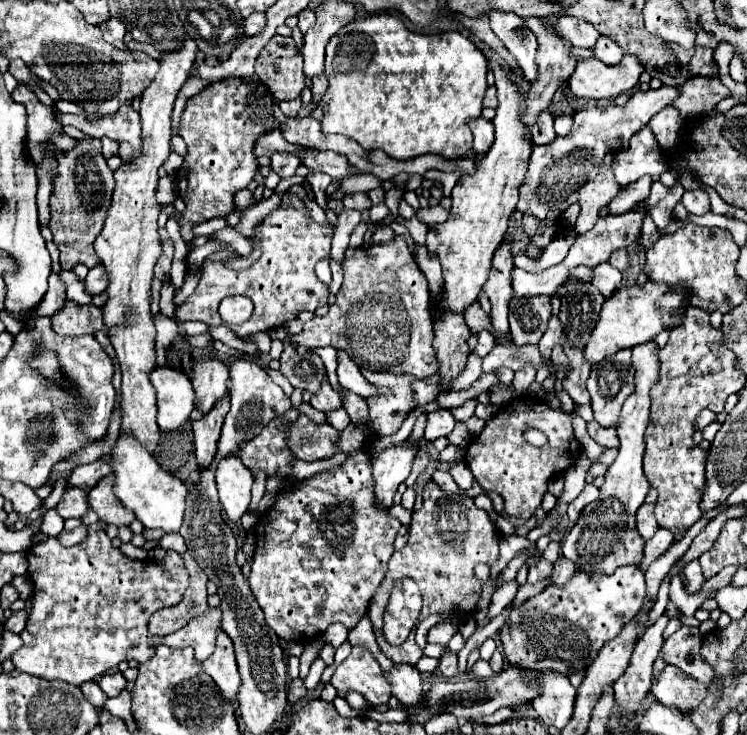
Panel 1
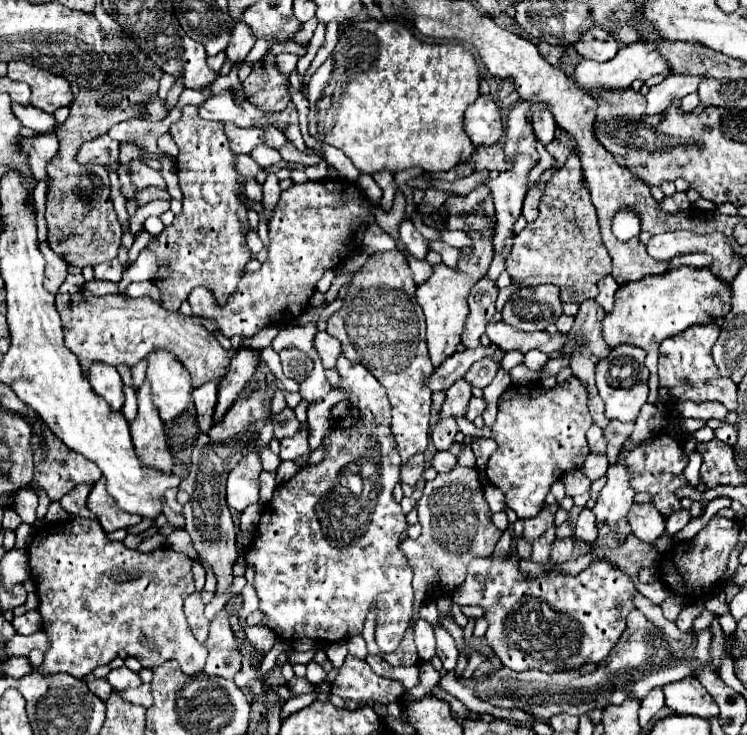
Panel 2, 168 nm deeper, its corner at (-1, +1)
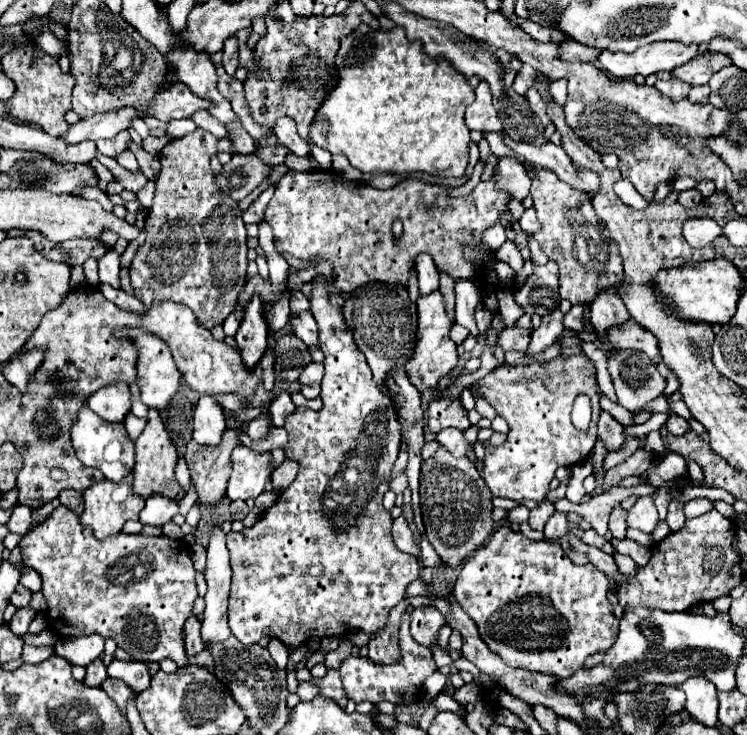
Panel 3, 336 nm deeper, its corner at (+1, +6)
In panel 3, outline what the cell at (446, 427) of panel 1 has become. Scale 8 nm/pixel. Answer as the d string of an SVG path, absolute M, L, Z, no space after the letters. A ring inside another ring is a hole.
M442 429L440 433L436 433L436 441L446 447L454 457L466 457L466 439L460 429Z

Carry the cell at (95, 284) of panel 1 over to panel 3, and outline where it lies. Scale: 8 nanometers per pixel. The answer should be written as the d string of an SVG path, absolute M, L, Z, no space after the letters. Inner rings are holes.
M114 249L110 253L106 253L102 259L98 259L98 273L100 273L102 283L120 287L118 271L120 271L120 255Z

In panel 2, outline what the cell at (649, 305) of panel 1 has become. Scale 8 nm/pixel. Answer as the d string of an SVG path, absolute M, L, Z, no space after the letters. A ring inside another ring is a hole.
M674 266L664 274L646 276L636 282L626 282L616 294L616 308L604 318L604 340L610 348L632 344L647 352L644 361L650 374L657 374L659 346L662 340L684 332L694 324L716 322L730 312L730 284L718 282L710 268Z

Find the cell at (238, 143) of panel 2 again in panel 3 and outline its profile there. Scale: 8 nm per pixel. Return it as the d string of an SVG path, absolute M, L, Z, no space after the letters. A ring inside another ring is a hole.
M196 111L194 117L190 117L190 119L194 119L194 123L198 127L202 127L204 131L216 135L218 139L228 139L230 137L228 135L228 127L224 123L220 123L216 117L212 117L208 111Z

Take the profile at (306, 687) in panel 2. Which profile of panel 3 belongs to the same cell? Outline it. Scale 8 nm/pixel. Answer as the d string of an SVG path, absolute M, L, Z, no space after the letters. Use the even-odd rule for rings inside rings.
M330 669L330 671L326 673L326 677L322 677L322 679L312 677L310 683L316 685L316 687L320 687L320 695L334 699L340 707L346 707L348 697L346 697L346 693L344 693L344 689L342 689L342 685L340 685L340 675L338 675L336 669Z

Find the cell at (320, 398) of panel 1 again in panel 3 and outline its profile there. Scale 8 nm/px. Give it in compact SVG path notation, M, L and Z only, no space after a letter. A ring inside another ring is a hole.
M310 363L306 367L306 371L302 371L300 375L300 383L302 385L314 385L314 383L320 383L324 377L324 365L322 363Z

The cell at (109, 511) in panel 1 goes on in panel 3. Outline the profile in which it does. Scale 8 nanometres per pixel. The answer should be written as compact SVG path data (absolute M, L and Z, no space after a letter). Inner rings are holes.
M98 481L84 491L84 511L80 521L92 527L96 537L104 539L120 533L128 519L138 519L142 507L144 499L134 491L126 495L126 485L122 487L112 481Z

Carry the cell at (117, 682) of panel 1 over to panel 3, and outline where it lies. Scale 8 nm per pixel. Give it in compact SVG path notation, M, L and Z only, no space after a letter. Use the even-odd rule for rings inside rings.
M114 659L108 665L108 675L126 681L128 685L132 685L132 689L136 689L136 693L140 693L142 689L146 689L150 685L148 665L138 663L138 661L118 661L118 659Z

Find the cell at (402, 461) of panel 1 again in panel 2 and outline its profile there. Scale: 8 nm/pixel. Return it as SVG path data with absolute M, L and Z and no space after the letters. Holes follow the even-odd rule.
M398 250L378 252L368 258L364 268L354 274L350 296L344 306L328 318L330 336L342 342L346 358L364 364L386 388L392 404L392 434L402 460L428 446L428 422L432 390L426 386L434 366L426 348L426 326L422 308L416 304L416 284L412 270Z

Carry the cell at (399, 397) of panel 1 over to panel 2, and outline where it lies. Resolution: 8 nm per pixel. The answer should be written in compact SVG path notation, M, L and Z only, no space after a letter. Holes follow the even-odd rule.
M494 344L478 346L478 348L472 348L472 350L464 350L464 352L456 352L450 358L446 358L444 364L432 374L432 380L428 382L428 386L430 386L432 392L446 390L458 378L462 378L474 362L478 362L482 358L494 358L496 362L502 362L504 354L506 352L500 346L494 346Z

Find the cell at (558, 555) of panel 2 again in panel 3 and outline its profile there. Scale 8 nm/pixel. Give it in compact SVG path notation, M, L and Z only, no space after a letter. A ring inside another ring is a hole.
M554 513L546 527L544 527L544 537L550 539L550 541L560 541L564 535L568 533L568 521L566 521L566 515L564 513Z

